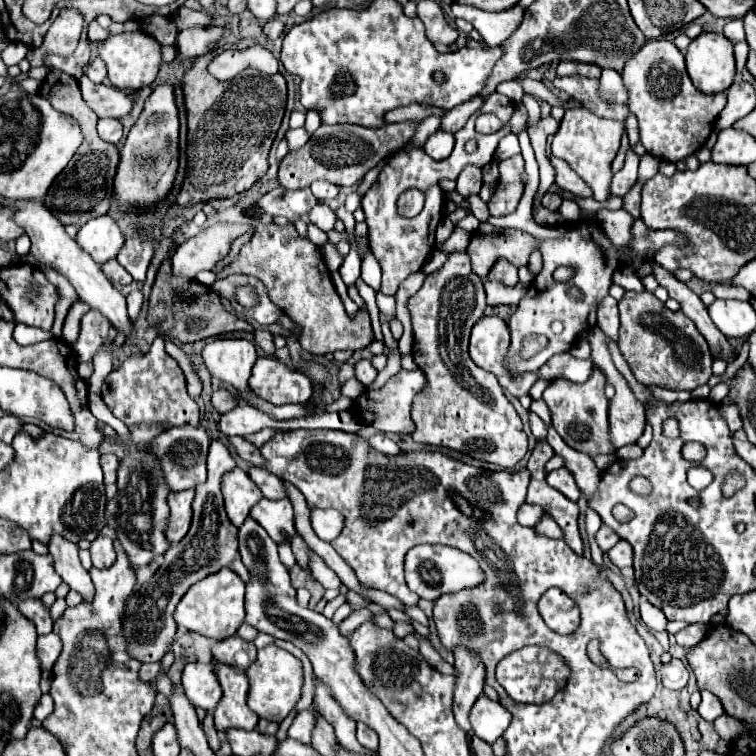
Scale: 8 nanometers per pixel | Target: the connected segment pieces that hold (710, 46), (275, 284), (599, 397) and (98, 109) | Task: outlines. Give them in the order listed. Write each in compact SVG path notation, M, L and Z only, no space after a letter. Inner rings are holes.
M704 32L690 42L686 68L700 92L726 92L736 76L734 44L724 34Z
M272 222L260 224L250 242L240 248L240 254L216 274L216 280L230 274L252 274L264 282L270 300L278 304L292 322L302 326L300 344L310 354L328 354L334 350L362 350L374 340L370 316L360 310L354 320L348 318L344 304L330 280L330 272L322 260L320 248L310 240L298 236L294 226L276 226Z
M594 366L590 378L582 384L572 384L566 378L556 378L544 390L542 398L550 408L552 424L556 432L566 440L566 444L578 452L596 458L600 454L610 454L614 450L608 442L608 398L605 395L607 380L604 374ZM574 422L574 424L572 424ZM584 440L584 442L582 442Z
M82 76L78 82L84 102L98 114L98 118L124 118L132 112L134 98L128 92L114 86L94 84L86 76Z

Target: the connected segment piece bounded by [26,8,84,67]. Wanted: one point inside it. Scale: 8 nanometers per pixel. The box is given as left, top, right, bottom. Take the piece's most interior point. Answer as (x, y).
(63, 35)

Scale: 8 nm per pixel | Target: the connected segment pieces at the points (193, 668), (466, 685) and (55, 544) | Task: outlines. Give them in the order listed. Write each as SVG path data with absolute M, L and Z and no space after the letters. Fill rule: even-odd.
M186 664L182 672L182 686L190 704L204 708L206 712L214 710L222 698L220 684L214 676L214 664Z
M456 648L454 650L454 658L456 658L454 668L456 668L458 674L456 674L452 712L454 712L454 718L456 718L458 726L464 732L470 732L468 712L470 712L472 704L476 702L476 698L482 694L482 688L484 688L484 666L482 666L480 658L474 656L466 648Z
M52 536L48 548L54 558L54 568L56 568L58 576L72 590L76 590L84 598L84 602L92 602L94 584L90 580L90 574L82 568L80 560L78 560L78 546L72 542L66 542L62 536Z

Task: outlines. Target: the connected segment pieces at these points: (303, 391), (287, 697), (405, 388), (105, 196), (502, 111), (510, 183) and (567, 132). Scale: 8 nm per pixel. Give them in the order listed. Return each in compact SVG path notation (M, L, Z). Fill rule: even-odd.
M260 356L252 368L250 388L257 396L276 405L304 404L312 396L312 382L306 374L288 368L274 356Z
M274 644L258 650L258 658L250 664L250 668L246 670L246 676L250 680L248 706L258 714L259 718L280 723L290 714L290 710L296 706L296 702L300 700L302 686L304 686L302 664L290 652L286 652Z
M412 370L412 372L398 372L396 376L392 376L382 388L378 390L370 390L366 388L356 400L354 400L354 408L360 412L362 420L366 426L374 426L380 432L404 432L410 434L414 430L414 422L410 418L410 406L412 406L412 398L414 394L424 386L426 378L422 374L422 370Z
M80 124L80 128L84 134L84 144L78 148L72 162L62 170L62 174L58 174L58 178L52 182L44 198L44 206L58 220L62 220L64 226L66 224L84 226L88 220L104 216L108 212L112 200L112 180L118 166L118 148L98 138L94 126Z
M494 92L486 98L482 110L478 110L478 114L474 114L466 126L462 130L456 132L456 146L454 146L454 152L446 158L446 160L432 160L430 156L426 156L426 152L422 150L422 146L418 144L406 144L402 146L402 150L396 150L394 156L390 156L386 160L386 164L382 166L380 174L378 174L378 180L372 184L372 188L364 194L362 198L362 210L366 214L366 224L368 224L368 240L370 240L370 250L374 254L374 258L380 262L382 266L382 292L384 294L396 294L398 286L414 272L418 272L424 262L428 260L430 252L434 250L434 232L436 232L436 226L440 224L442 220L442 210L444 210L444 192L440 188L440 180L444 178L458 178L460 172L466 168L466 166L478 166L478 168L484 168L486 164L492 162L494 158L494 152L498 148L498 142L510 134L510 118L512 118L512 112L514 112L514 104ZM484 112L494 112L500 120L502 120L502 128L494 134L480 134L476 132L474 128L474 122L480 114ZM470 138L476 138L478 142L478 150L474 154L466 154L464 152L464 142L470 140ZM406 188L418 188L424 192L426 196L426 204L424 204L424 210L420 212L420 216L416 218L402 218L396 210L396 200L400 198L400 194L406 190Z
M512 156L508 160L500 160L498 168L500 180L496 194L488 202L488 208L492 216L508 216L516 210L524 192L524 184L520 180L520 174L524 172L524 160L522 156Z
M572 108L566 110L558 132L552 140L552 154L558 158L564 158L572 170L592 188L594 200L606 202L610 198L610 182L612 182L612 160L618 154L620 138L624 134L624 124L614 122L608 118L598 118L594 112L586 108Z

